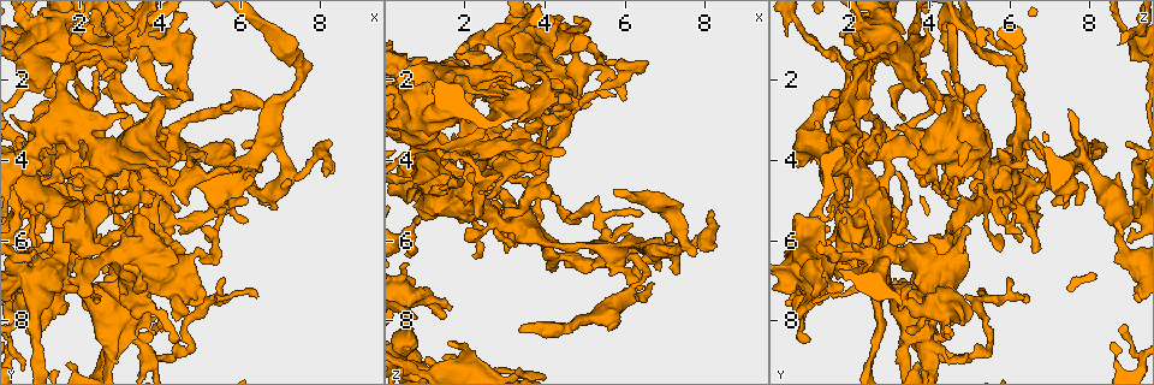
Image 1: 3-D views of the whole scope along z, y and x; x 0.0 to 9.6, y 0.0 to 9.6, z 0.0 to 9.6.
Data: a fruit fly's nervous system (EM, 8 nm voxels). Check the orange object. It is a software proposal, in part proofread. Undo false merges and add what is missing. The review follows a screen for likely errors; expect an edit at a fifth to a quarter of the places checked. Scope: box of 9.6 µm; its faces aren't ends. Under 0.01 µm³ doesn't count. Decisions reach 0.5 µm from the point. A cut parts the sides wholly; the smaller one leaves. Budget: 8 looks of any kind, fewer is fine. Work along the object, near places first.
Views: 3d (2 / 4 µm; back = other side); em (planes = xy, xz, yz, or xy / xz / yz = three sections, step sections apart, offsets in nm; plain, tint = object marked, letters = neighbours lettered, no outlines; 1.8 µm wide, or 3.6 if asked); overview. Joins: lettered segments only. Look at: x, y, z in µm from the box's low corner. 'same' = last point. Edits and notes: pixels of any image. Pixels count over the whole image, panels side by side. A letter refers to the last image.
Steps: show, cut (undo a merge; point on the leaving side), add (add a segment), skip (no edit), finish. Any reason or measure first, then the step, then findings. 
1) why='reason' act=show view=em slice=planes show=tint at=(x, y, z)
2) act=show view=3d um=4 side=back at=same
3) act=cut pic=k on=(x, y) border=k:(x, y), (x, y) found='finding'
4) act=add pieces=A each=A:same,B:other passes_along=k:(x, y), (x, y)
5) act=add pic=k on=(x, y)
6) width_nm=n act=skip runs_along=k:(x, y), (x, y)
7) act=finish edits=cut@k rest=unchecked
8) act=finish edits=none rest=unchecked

why='four or more arms meet' act=show view=3d um=2 at=(5.80, 4.75, 6.40)

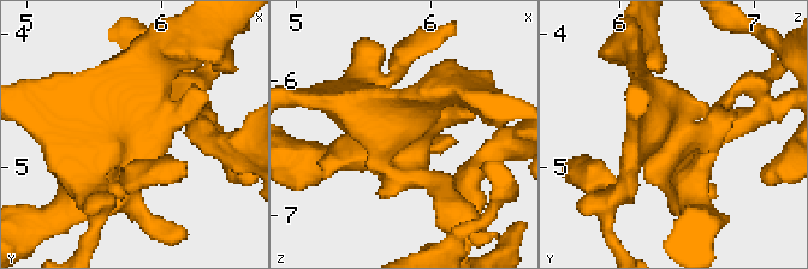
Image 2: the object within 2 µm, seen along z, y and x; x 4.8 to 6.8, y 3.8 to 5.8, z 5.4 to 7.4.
act=show view=em slice=planes show=letters at=(5.80, 4.72, 6.34)

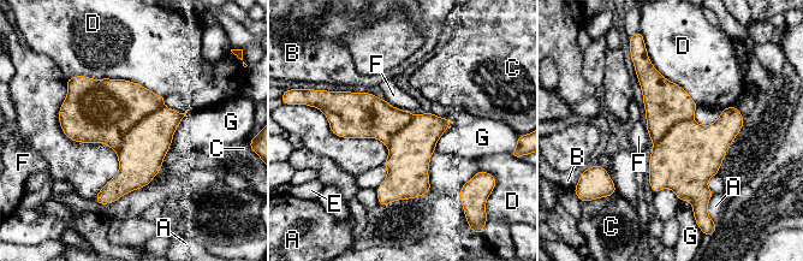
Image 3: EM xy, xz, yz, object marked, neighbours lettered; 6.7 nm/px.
act=cut pic=3 on=(143, 148) each=A:other,B:other,C:other,D:other,E:other,F:other,G:other border=3:(162, 105), (123, 137), (117, 153) found='two neurons meet here'

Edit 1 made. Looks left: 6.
act=show view=overview

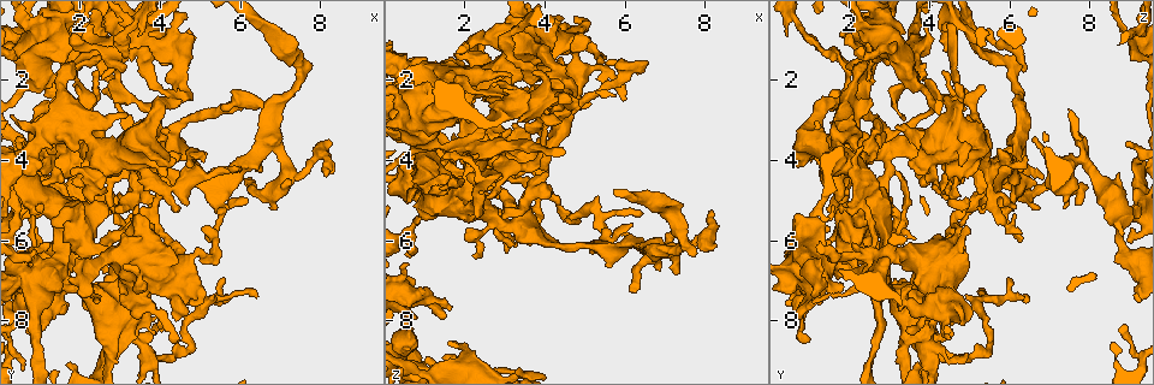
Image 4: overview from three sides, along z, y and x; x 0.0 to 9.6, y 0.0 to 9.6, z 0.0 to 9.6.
why='abrupt turn' act=show view=3d um=4 at=(4.25, 3.55, 2.95)

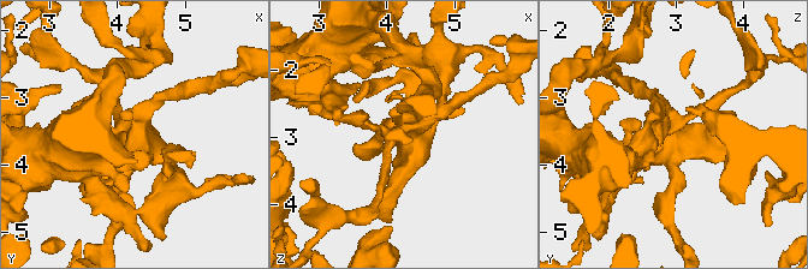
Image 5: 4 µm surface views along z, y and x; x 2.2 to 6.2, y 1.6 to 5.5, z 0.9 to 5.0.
act=show view=em slice=xz step=8 show=tint at=(4.25, 3.50, 2.95)

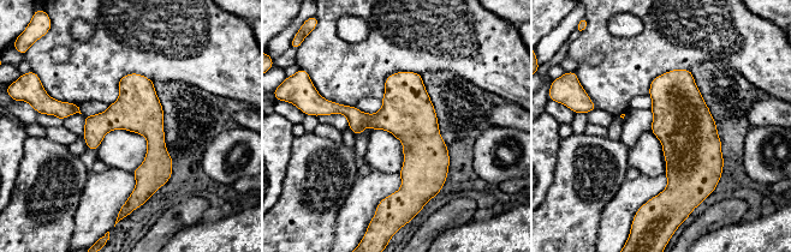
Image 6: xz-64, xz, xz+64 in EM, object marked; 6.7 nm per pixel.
act=show view=em slice=xz step=8 show=letters at=same

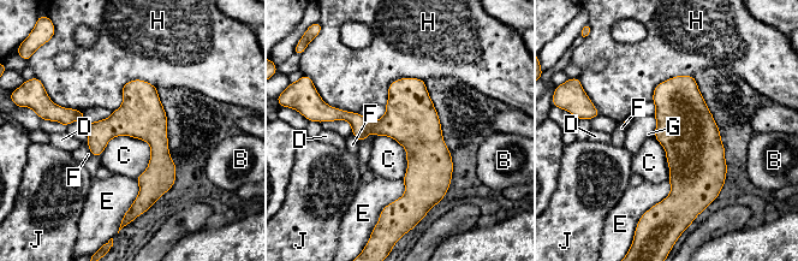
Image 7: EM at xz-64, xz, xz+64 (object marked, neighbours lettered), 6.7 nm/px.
act=skip each=B:other,C:other,D:other,E:other,F:other,G:other,H:other,J:other runs_along=7:(136, 82), (158, 140), (142, 202) found='all the same neuron'

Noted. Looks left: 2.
why='two arms at a narrow angle' act=show view=3d um=4 at=(3.60, 0.95, 2.60)

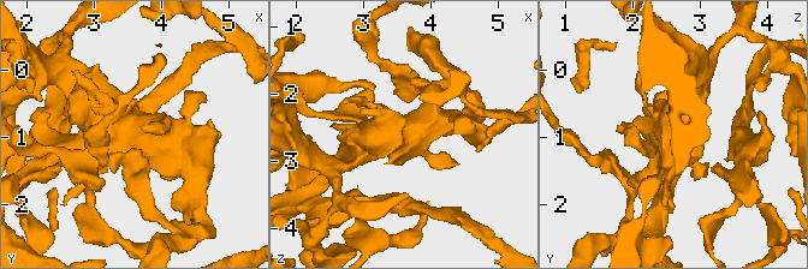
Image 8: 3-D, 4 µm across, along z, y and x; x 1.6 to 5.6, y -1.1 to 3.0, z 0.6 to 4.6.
why='need the tissue' act=show view=em um=3.6 slice=xy step=4 show=letters at=(3.70, 1.00, 2.60)

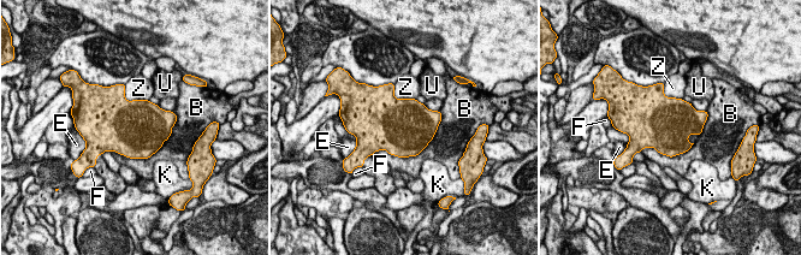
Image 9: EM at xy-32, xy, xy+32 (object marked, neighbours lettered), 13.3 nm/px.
act=skip each=B:other,E:other,F:other,K:other,U:other,Z:other border=9:(124, 87), (126, 99), (148, 100) found='continuous, no second neuron'

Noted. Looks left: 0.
act=finish edits=cut@3 rest=unchecked

